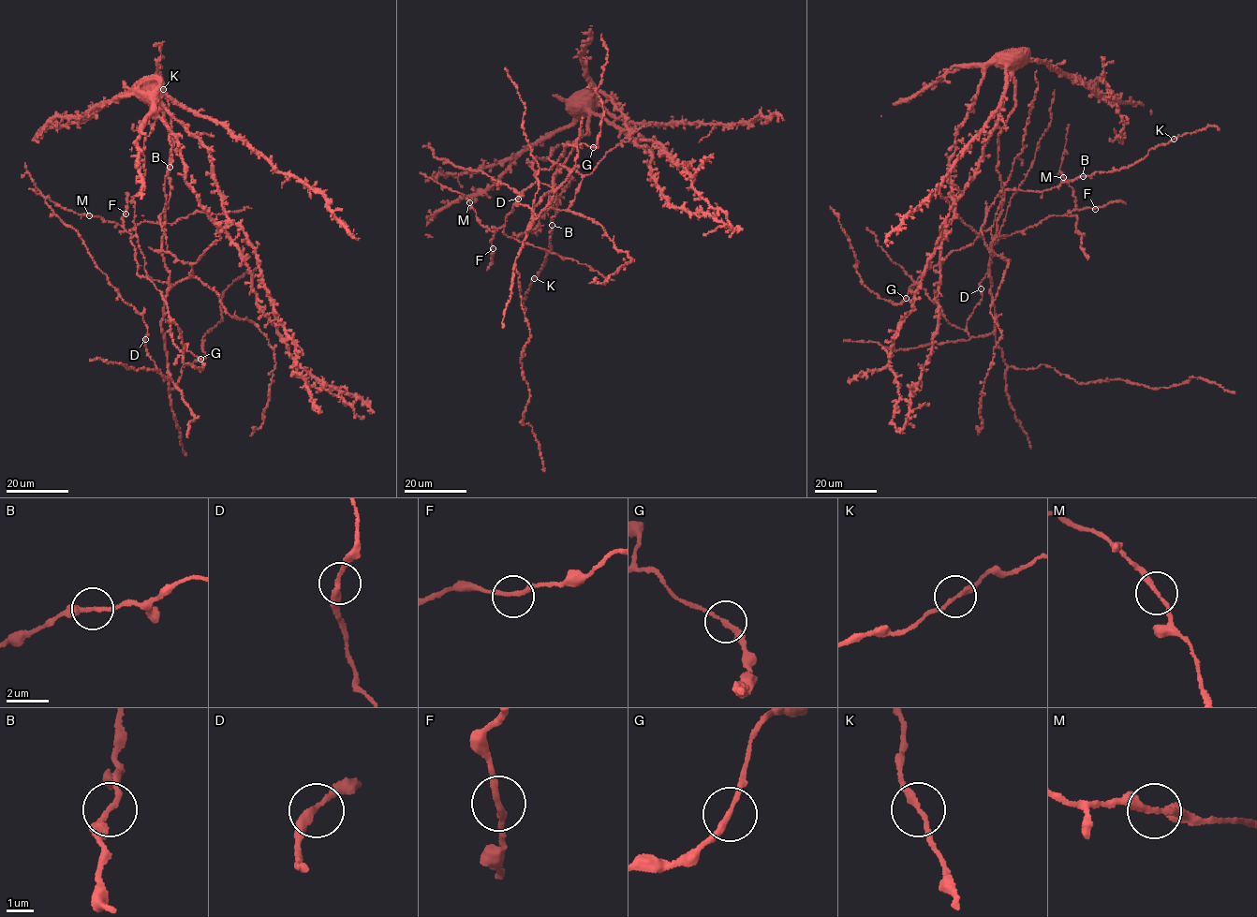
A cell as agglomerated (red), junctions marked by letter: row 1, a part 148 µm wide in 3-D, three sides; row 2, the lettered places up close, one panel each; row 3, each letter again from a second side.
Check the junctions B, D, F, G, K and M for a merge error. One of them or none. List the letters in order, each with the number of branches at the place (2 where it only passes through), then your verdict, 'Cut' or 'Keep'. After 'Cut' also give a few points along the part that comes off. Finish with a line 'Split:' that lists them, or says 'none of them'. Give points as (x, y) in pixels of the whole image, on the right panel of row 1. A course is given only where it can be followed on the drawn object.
B: Branches: 2. Keep
D: Branches: 2. Keep
F: Branches: 2. Keep
G: Branches: 2. Keep
K: Branches: 2. Keep
M: Branches: 2. Keep
Split: none of them

